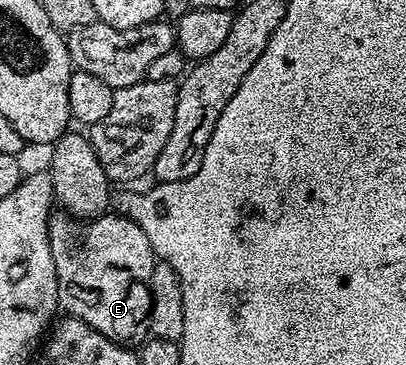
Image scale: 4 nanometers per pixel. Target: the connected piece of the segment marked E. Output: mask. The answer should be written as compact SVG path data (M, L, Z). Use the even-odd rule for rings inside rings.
M59 213L50 220L50 252L56 265L61 310L92 325L114 343L141 348L148 338L150 278L156 262L144 229L121 213L101 215L85 225L76 225L71 216Z

